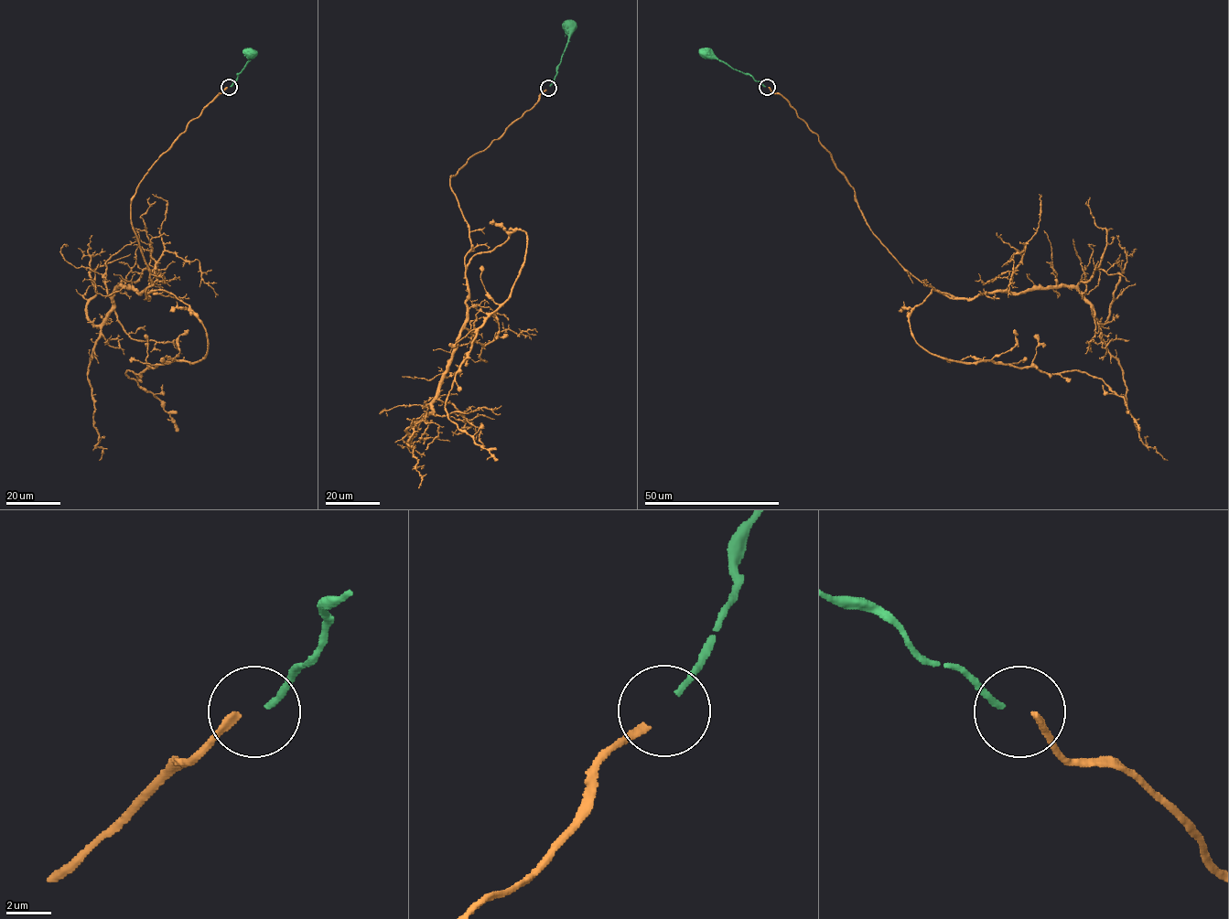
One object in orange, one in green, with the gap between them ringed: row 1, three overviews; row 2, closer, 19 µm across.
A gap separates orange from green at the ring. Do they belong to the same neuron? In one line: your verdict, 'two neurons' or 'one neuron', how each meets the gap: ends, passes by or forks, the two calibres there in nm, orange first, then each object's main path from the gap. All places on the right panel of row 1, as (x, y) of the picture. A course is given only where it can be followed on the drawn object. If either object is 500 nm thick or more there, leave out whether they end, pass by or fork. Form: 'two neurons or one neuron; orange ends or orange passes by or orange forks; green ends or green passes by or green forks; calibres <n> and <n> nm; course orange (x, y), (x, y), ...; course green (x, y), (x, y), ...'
one neuron; orange ends; green ends; calibres 320 and 280 nm; course orange (769, 87), (830, 153), (872, 232), (944, 293), (911, 311), (921, 346), (1087, 372), (1139, 431); course green (765, 87), (749, 74), (710, 58), (704, 52)

